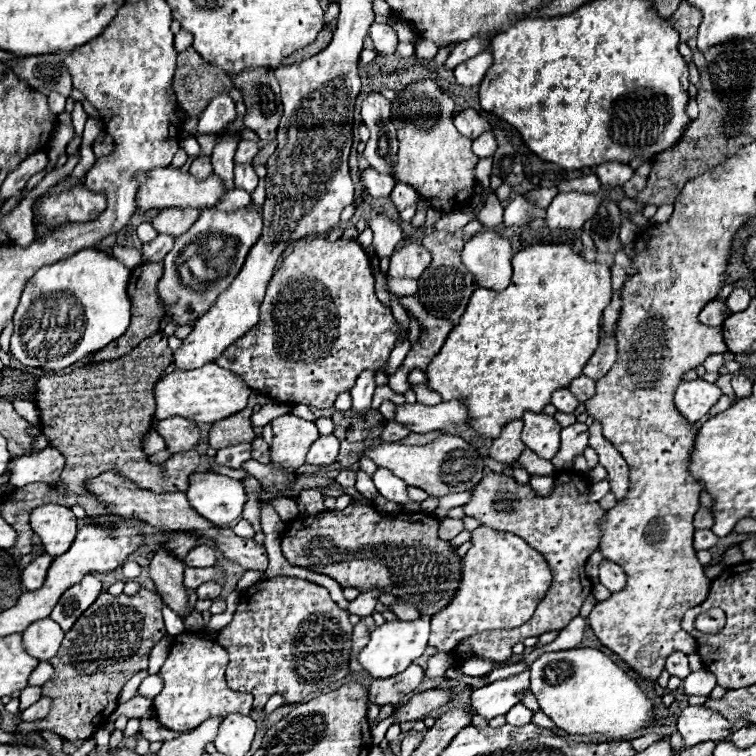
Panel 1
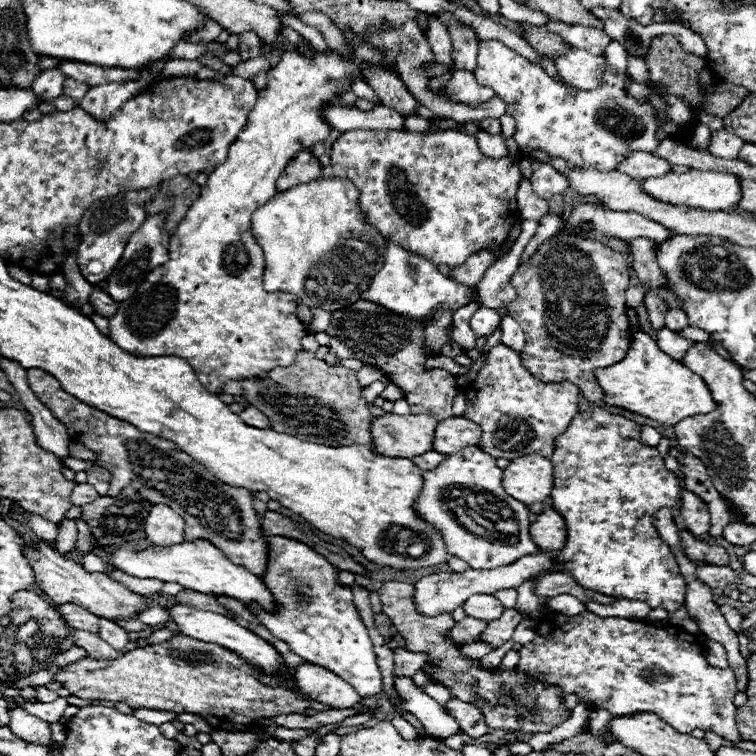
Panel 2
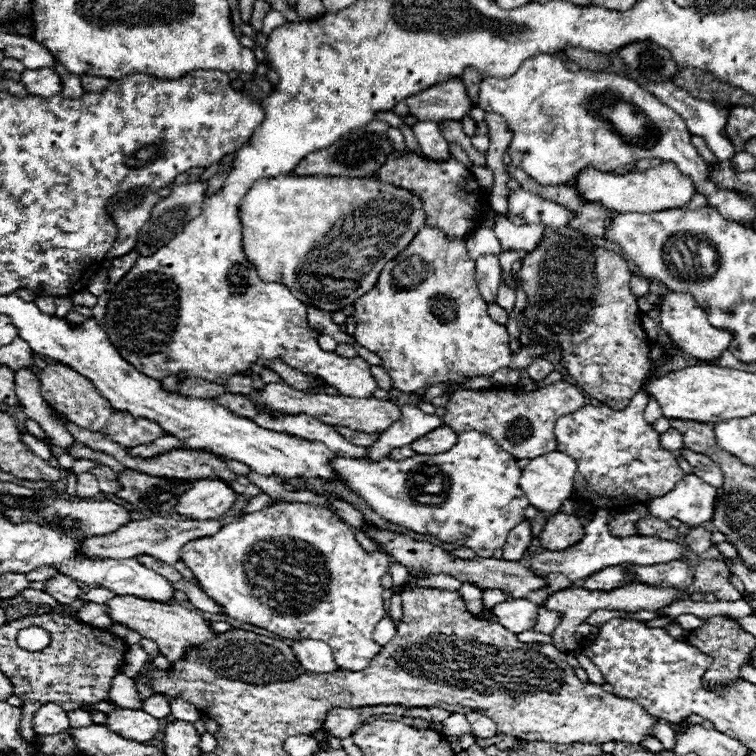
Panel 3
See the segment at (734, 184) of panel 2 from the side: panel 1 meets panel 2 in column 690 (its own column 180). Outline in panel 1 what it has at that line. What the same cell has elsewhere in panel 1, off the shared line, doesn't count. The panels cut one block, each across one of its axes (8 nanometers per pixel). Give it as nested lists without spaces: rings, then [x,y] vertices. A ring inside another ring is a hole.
[[[154,168],[152,172],[136,174],[134,180],[138,182],[136,192],[136,208],[138,210],[164,210],[164,208],[210,208],[220,200],[220,196],[226,192],[222,182],[216,176],[210,176],[208,180],[196,180],[190,172],[182,172],[178,168]]]

